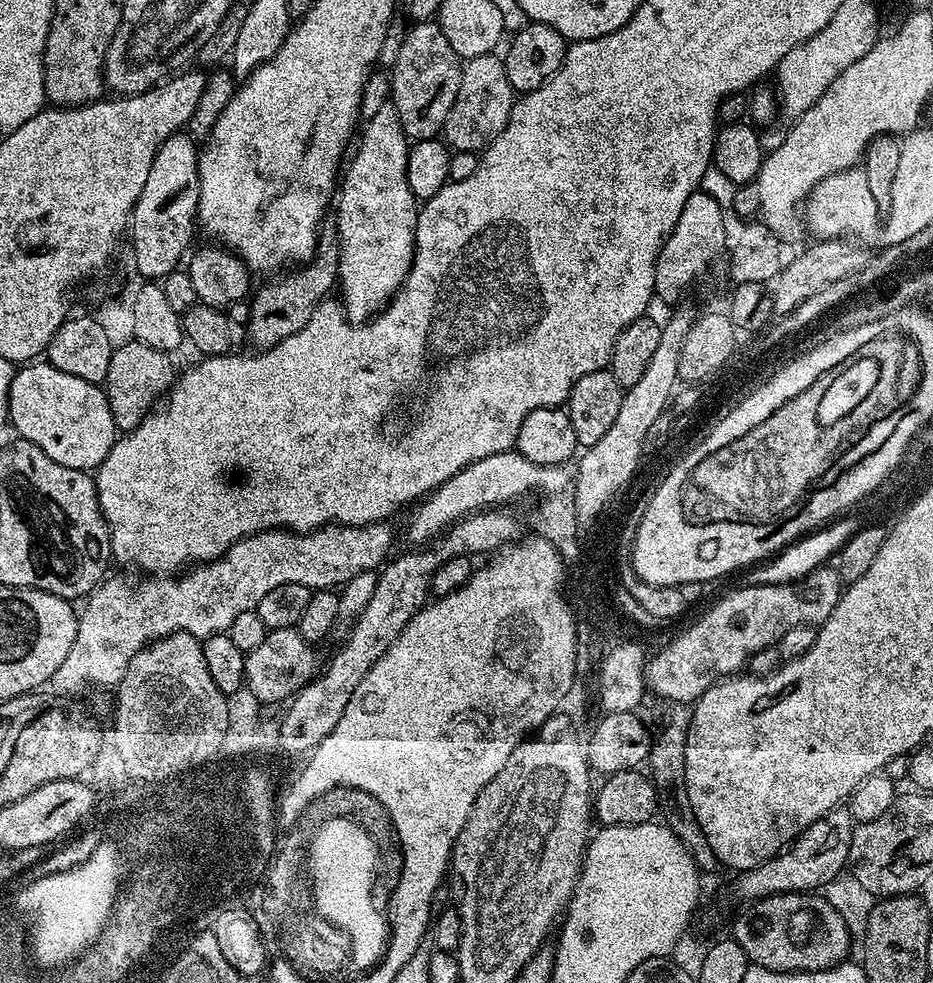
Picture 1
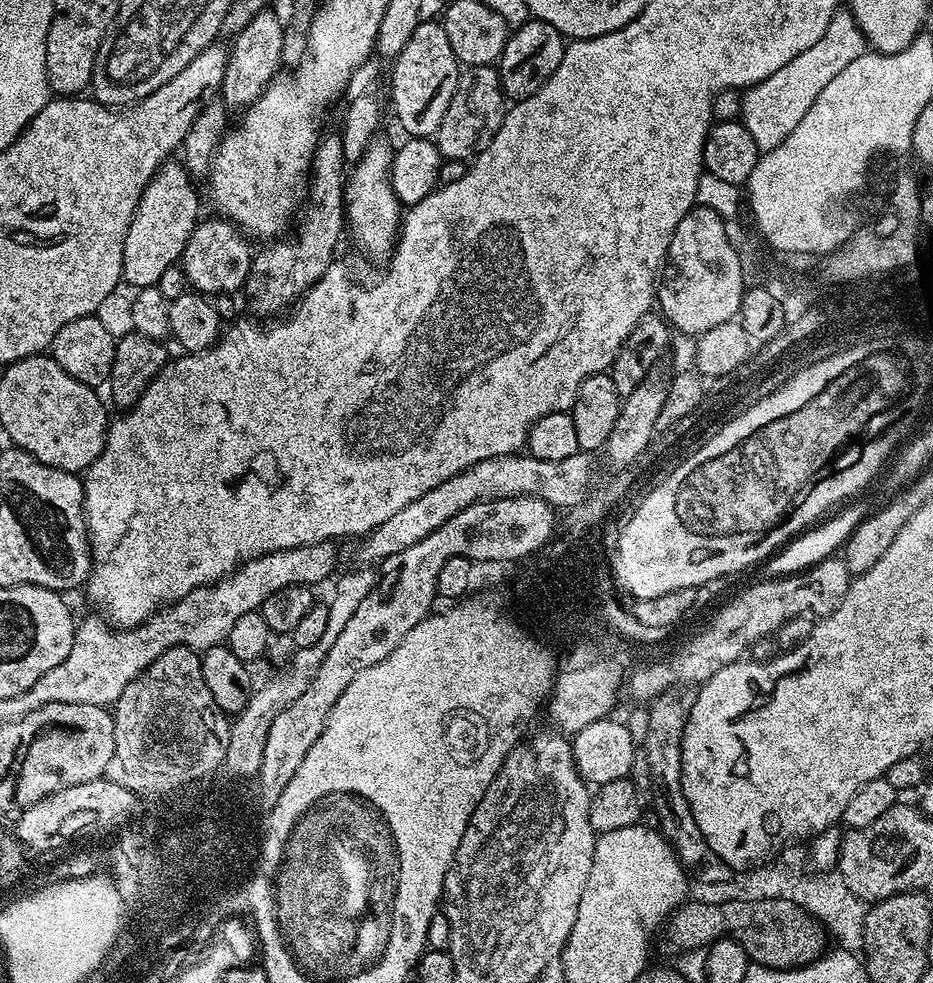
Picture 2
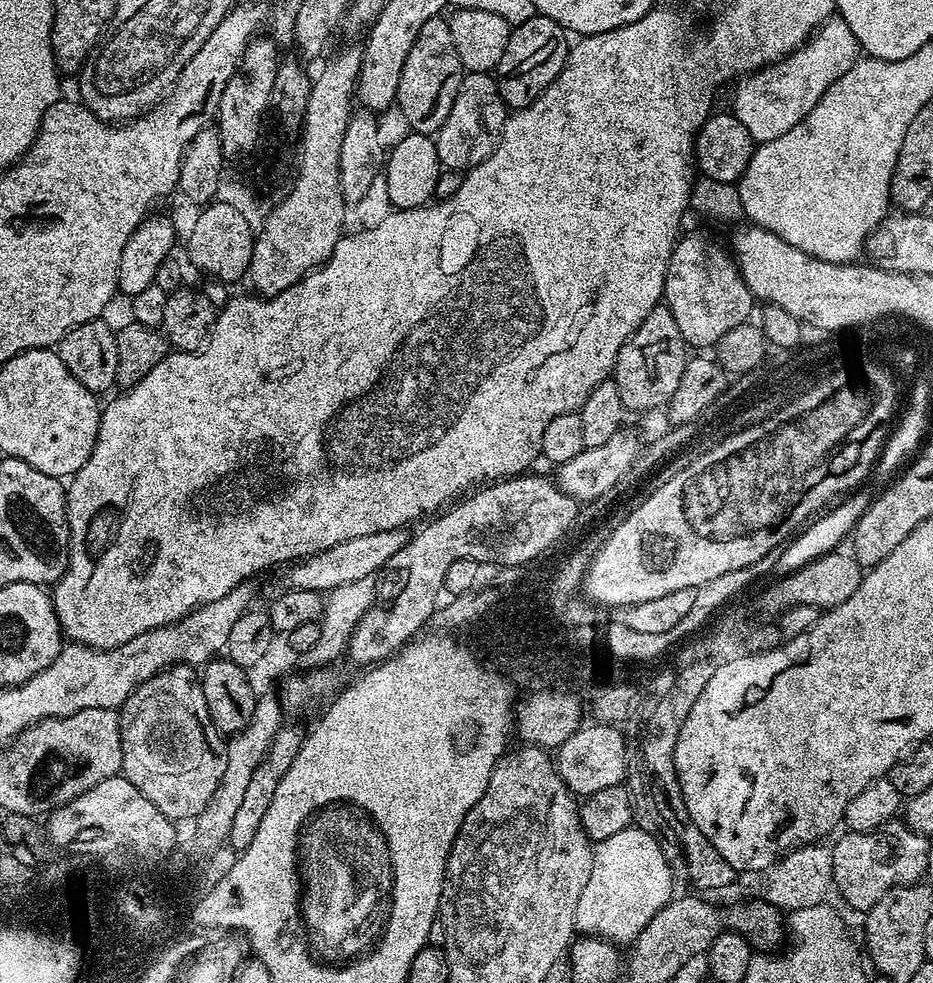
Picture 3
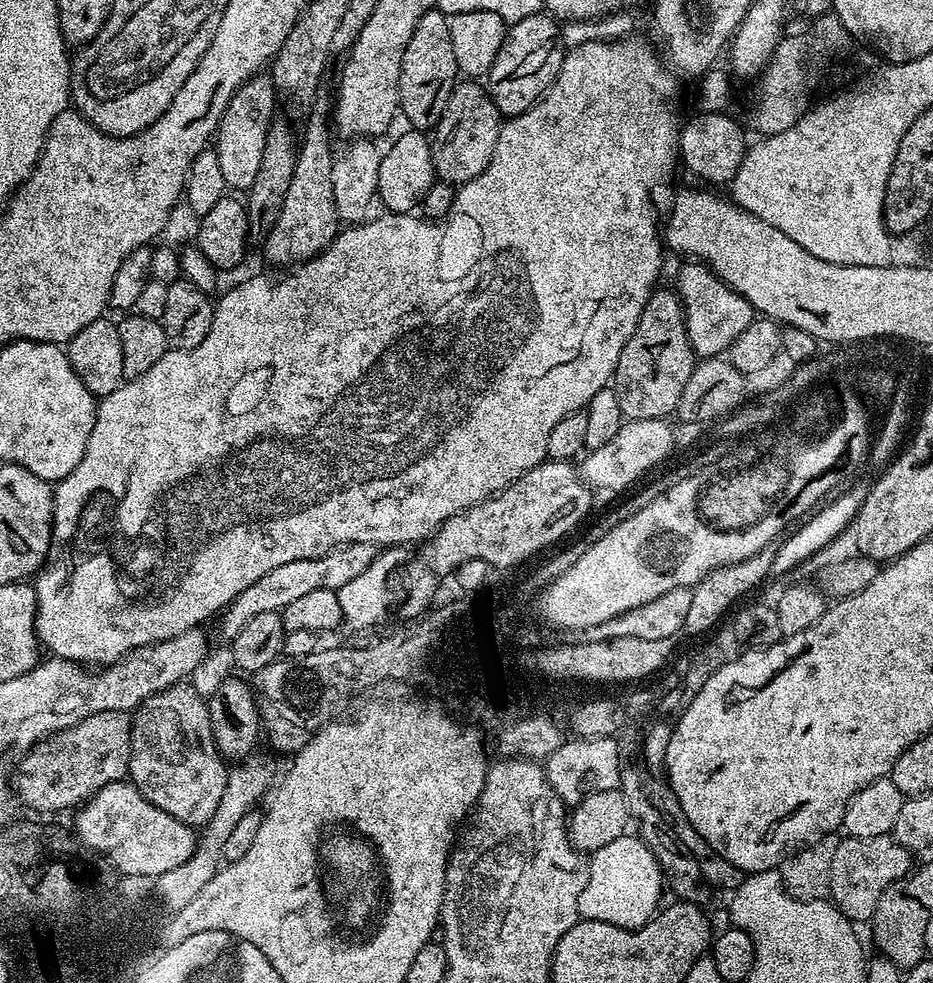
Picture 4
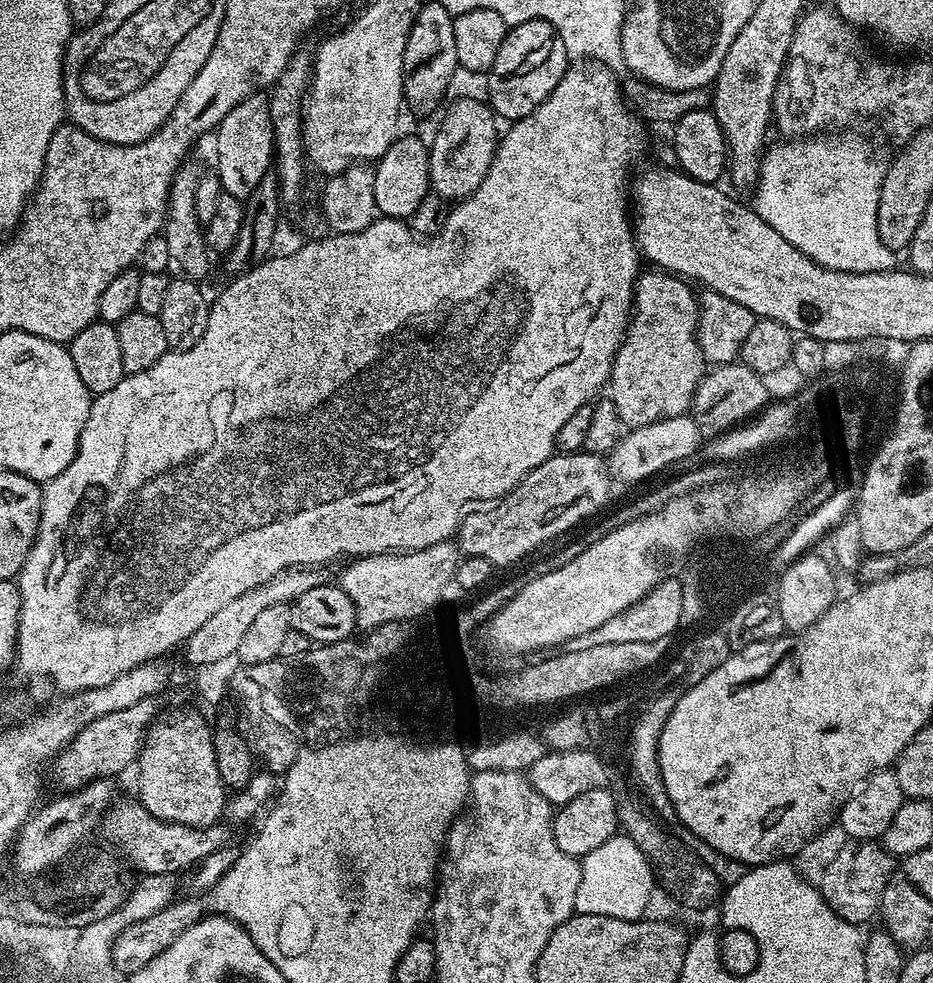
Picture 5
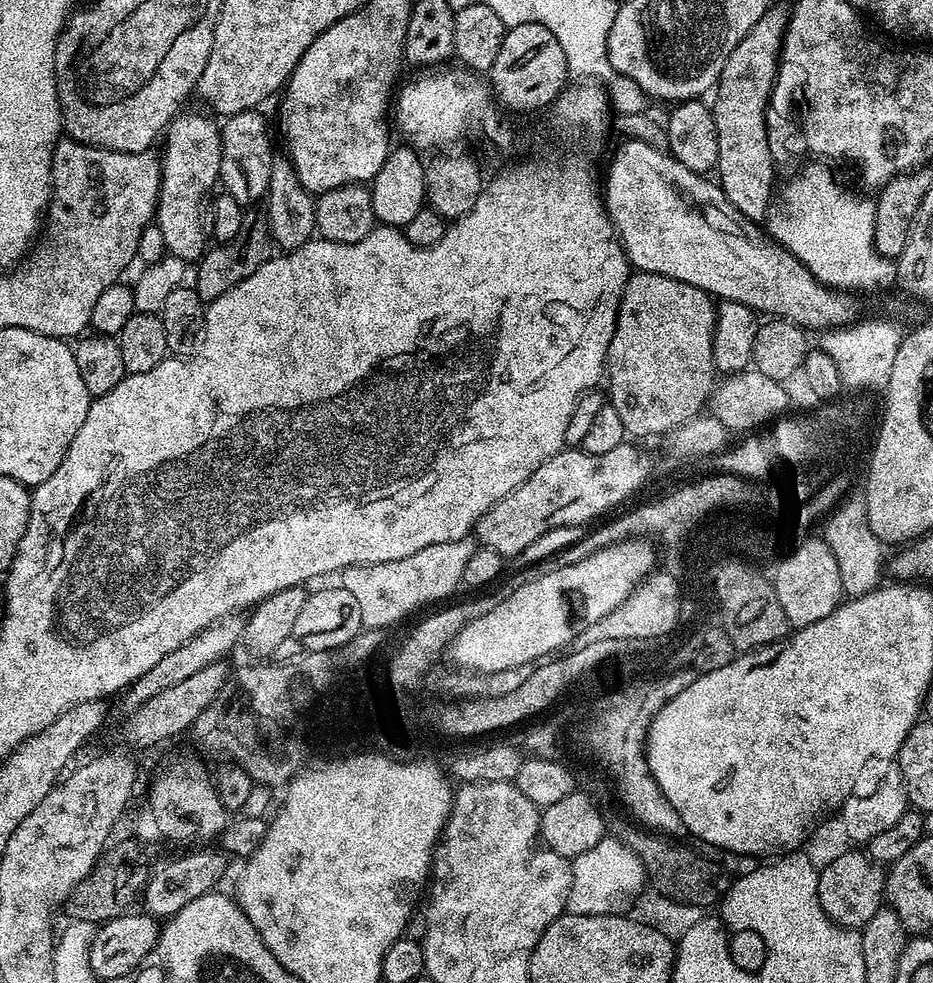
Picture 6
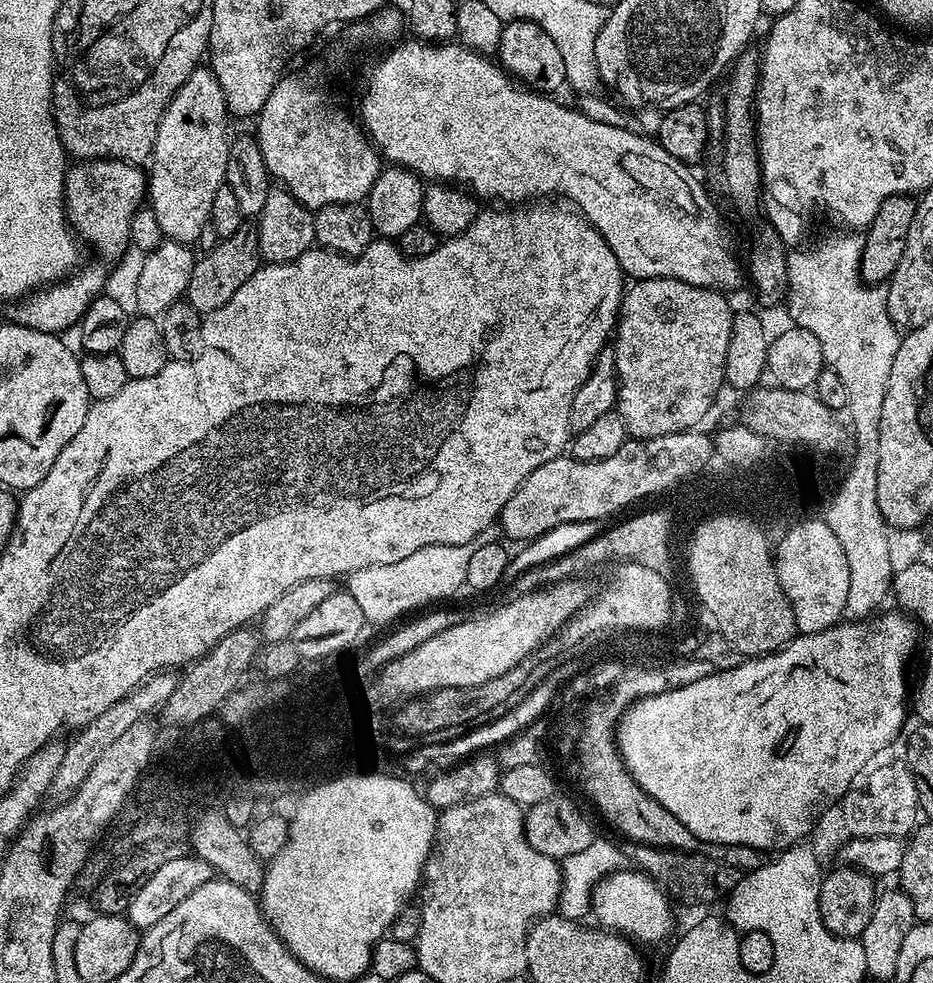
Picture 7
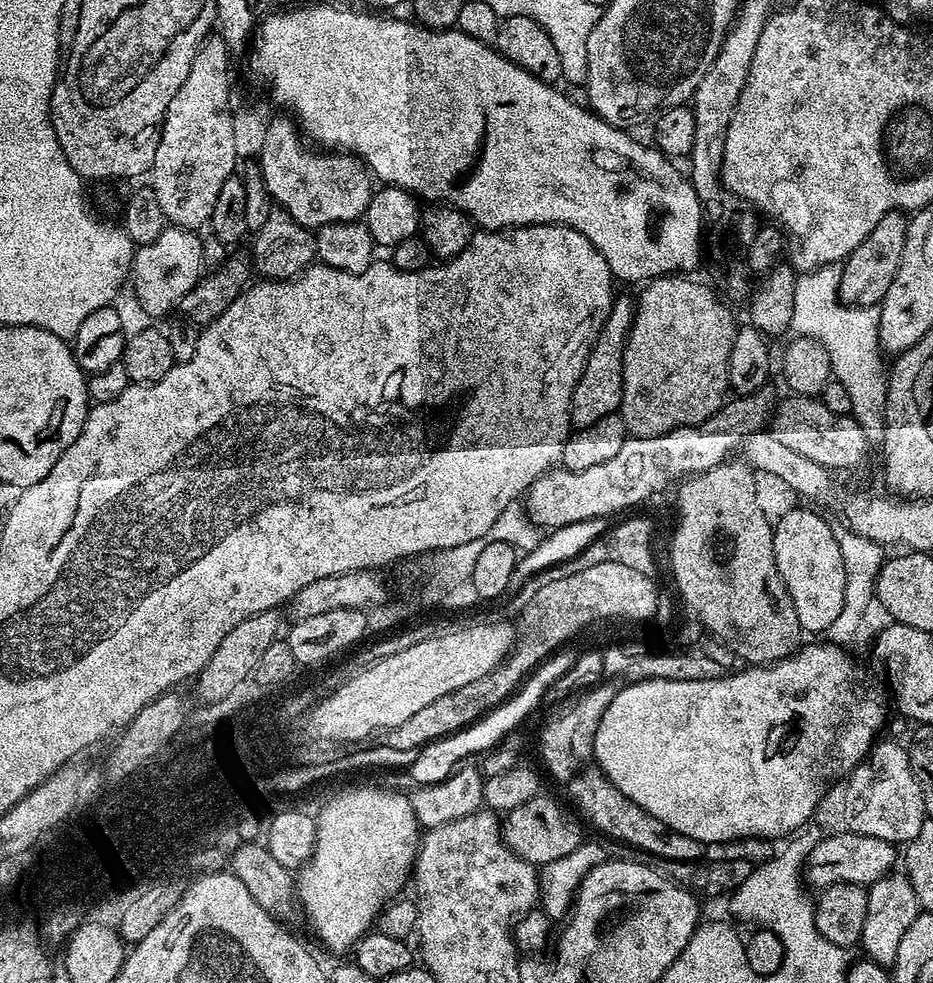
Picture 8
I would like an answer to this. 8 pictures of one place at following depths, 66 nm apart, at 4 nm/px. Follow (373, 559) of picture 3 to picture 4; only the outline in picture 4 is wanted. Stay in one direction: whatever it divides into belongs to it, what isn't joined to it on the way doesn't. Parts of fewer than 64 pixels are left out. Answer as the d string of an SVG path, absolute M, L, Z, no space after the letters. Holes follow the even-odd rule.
M340 544L337 548L330 549L326 554L322 554L318 558L298 558L298 562L285 562L282 566L274 566L274 570L266 570L266 574L262 574L262 578L258 578L258 582L252 583L250 586L246 586L246 590L242 590L242 594L238 594L228 603L227 608L223 609L222 617L224 621L221 622L220 628L224 631L225 641L230 642L238 634L238 630L242 630L242 626L246 626L246 622L250 622L250 618L255 618L257 614L270 614L271 612L280 612L286 606L290 606L290 602L295 602L296 599L304 597L306 594L310 594L310 590L330 590L336 592L338 588L345 586L346 582L352 581L353 578L362 574L368 566L370 566L373 559L375 559L378 553L377 545L375 544Z

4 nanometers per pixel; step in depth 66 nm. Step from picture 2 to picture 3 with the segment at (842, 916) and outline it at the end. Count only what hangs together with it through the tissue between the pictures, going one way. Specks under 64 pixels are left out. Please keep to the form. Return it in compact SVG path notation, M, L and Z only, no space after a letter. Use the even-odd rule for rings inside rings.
M823 843L800 845L785 853L779 860L760 872L741 873L737 881L716 890L710 890L706 899L717 907L728 907L741 903L740 891L748 898L762 899L776 908L784 910L790 907L796 911L806 906L816 906L833 903L838 896L836 883L833 878L832 849Z

